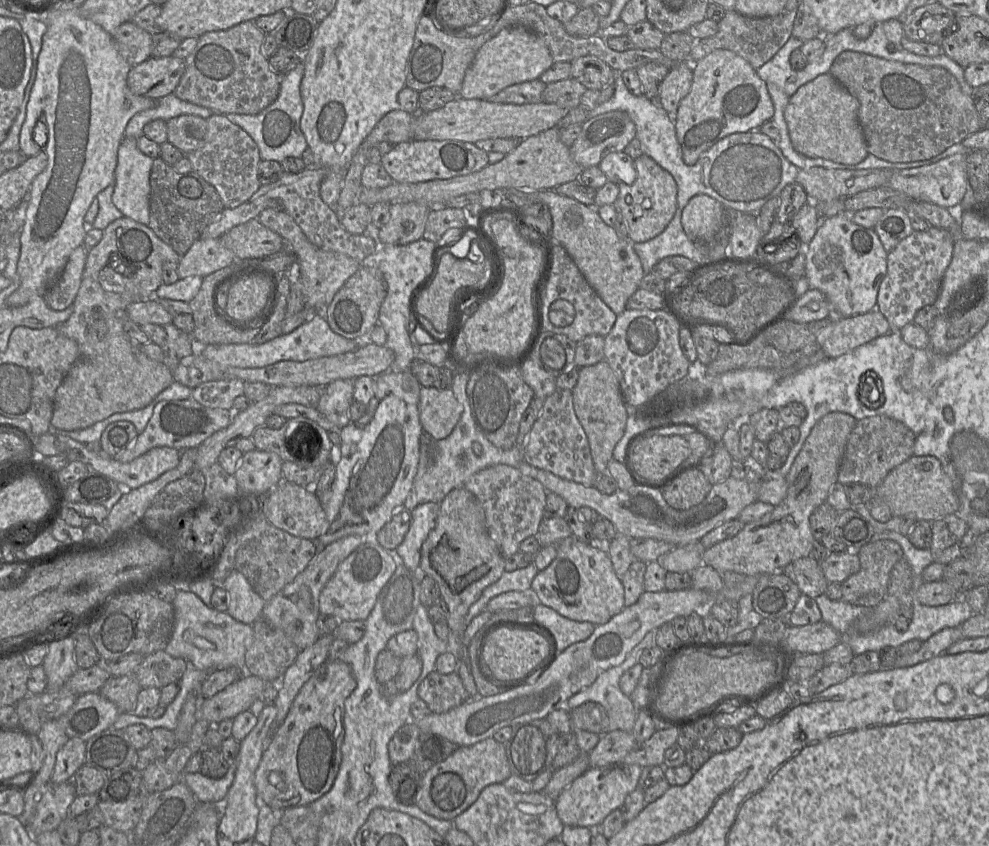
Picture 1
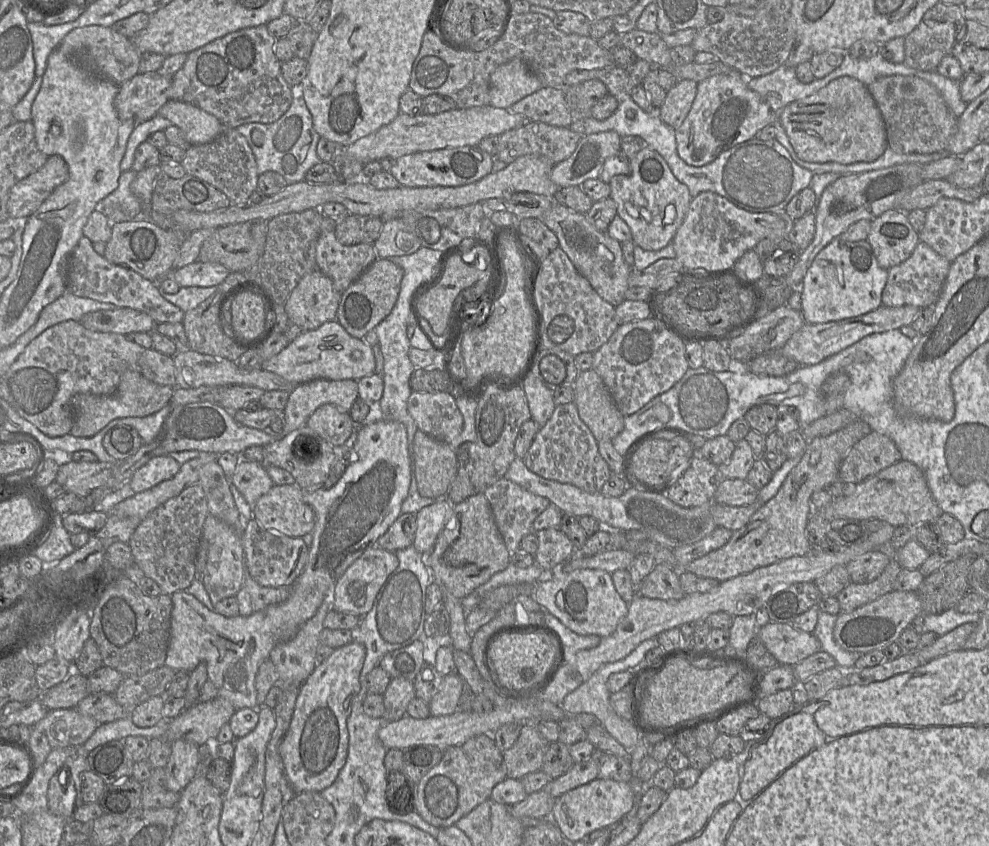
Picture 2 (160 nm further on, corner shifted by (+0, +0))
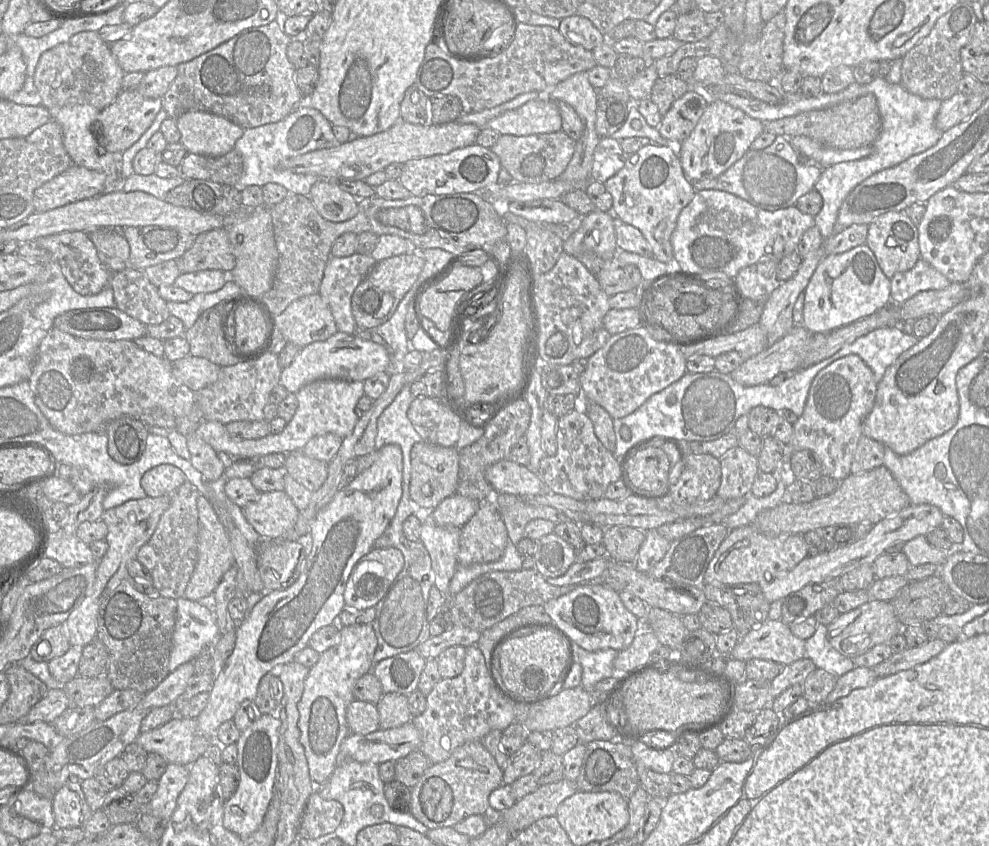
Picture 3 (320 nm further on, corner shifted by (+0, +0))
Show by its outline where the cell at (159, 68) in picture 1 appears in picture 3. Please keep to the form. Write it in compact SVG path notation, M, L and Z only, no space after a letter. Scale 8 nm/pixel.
M122 90L117 98L101 110L97 122L101 129L97 134L97 143L106 152L122 153L131 147L150 127L156 115L162 110L161 98L146 98L137 90Z

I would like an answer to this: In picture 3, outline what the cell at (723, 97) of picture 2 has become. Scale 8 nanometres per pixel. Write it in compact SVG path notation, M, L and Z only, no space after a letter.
M722 100L709 103L694 130L680 144L679 158L686 178L694 183L720 176L751 149L752 142L764 131L764 126L764 122L750 117Z

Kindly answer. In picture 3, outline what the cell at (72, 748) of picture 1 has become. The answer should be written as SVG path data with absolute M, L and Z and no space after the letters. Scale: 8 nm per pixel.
M71 775L53 798L53 814L56 828L84 827L93 811L89 807L78 777Z

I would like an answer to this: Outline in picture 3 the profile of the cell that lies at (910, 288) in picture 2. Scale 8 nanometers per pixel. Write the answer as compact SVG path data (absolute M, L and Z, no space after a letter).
M922 258L910 270L896 273L890 282L890 302L896 304L902 304L919 292L942 290L951 284L943 274Z

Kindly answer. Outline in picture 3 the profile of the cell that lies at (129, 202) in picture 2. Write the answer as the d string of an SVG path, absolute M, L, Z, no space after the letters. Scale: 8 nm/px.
M133 173L122 181L121 191L125 193L141 191L165 201L167 193L185 180L186 178L182 174L175 178L160 178L154 173L150 175Z

